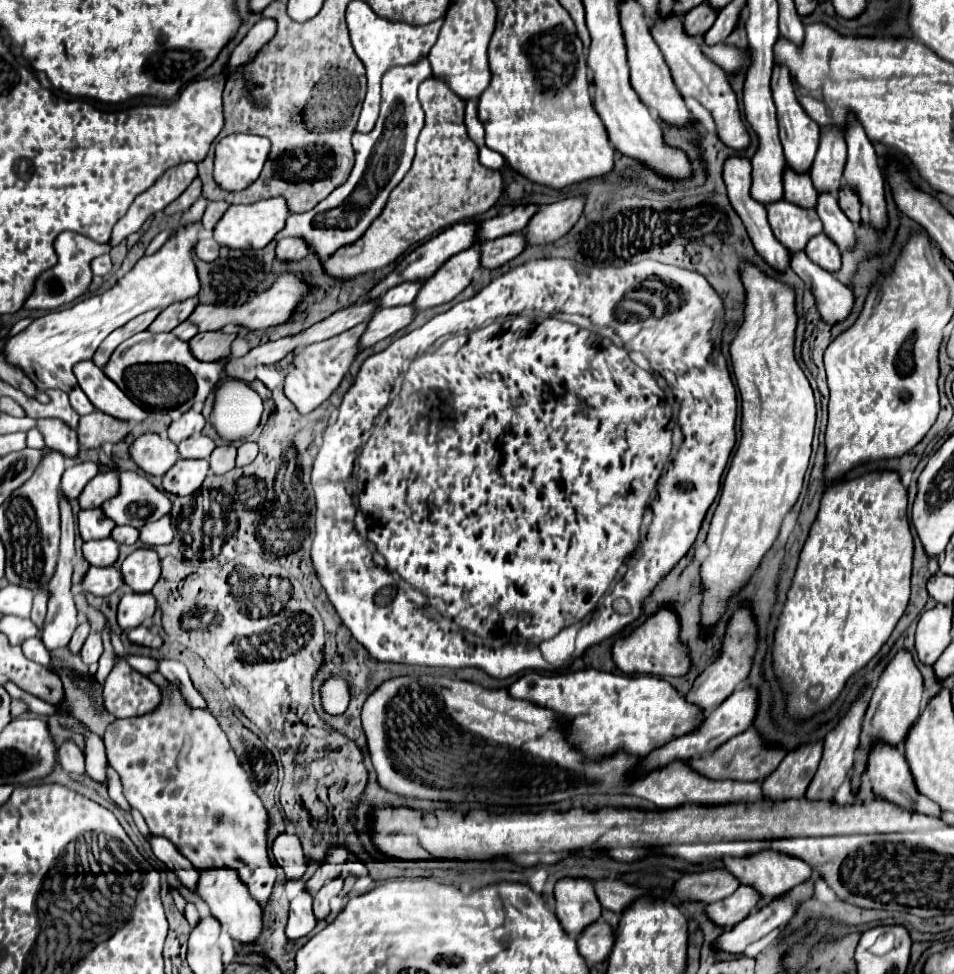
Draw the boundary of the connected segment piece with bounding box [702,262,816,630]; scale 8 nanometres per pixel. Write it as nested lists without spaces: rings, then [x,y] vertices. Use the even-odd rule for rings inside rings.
[[[742,262],[740,278],[746,290],[746,306],[744,320],[730,344],[730,358],[736,376],[736,384],[742,396],[742,438],[740,446],[732,458],[730,470],[724,478],[722,496],[718,508],[714,512],[710,532],[706,544],[710,548],[710,556],[702,562],[702,582],[704,582],[704,602],[702,602],[702,628],[710,630],[722,612],[728,606],[728,598],[744,586],[744,582],[752,576],[764,554],[774,544],[782,520],[788,510],[796,504],[798,494],[802,490],[802,480],[808,468],[810,452],[812,452],[812,436],[816,424],[816,402],[812,386],[802,372],[800,364],[794,356],[794,332],[798,324],[796,316],[796,294],[794,288],[786,282],[766,276],[756,264]]]

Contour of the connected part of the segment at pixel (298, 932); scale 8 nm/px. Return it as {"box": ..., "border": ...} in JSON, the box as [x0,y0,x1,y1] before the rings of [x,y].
{"box":[286,890,316,940],"border":[[[300,890],[296,898],[290,902],[290,918],[286,924],[286,938],[300,940],[308,936],[316,926],[316,918],[312,914],[312,896],[306,890]]]}

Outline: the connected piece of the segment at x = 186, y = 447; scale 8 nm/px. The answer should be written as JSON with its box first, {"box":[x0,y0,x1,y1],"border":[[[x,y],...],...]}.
{"box":[178,436,216,458],"border":[[[190,436],[188,440],[182,440],[178,444],[178,456],[180,458],[208,458],[212,450],[216,448],[214,440],[208,436]]]}

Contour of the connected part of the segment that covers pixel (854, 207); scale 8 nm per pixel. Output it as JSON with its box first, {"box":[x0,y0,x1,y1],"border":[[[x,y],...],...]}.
{"box":[838,186,860,222],"border":[[[842,186],[838,192],[838,200],[840,200],[840,208],[844,210],[844,214],[852,222],[860,222],[860,200],[856,200],[856,192],[852,192],[852,188],[848,186]]]}

